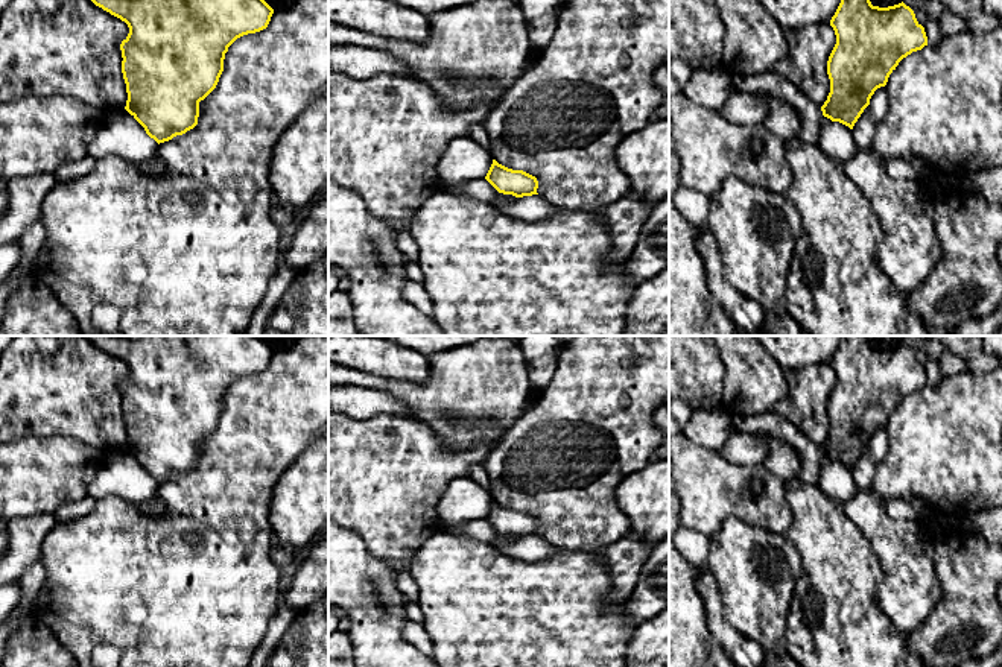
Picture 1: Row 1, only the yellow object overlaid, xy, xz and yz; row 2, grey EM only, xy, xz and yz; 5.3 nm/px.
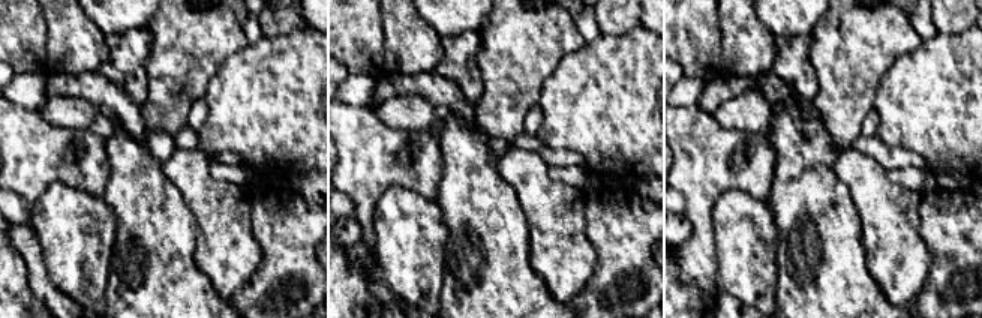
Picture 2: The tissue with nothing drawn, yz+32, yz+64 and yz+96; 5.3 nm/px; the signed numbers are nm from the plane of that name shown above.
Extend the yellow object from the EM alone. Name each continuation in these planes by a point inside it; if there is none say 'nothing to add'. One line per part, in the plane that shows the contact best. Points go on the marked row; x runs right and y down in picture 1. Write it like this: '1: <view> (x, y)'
nothing to add

